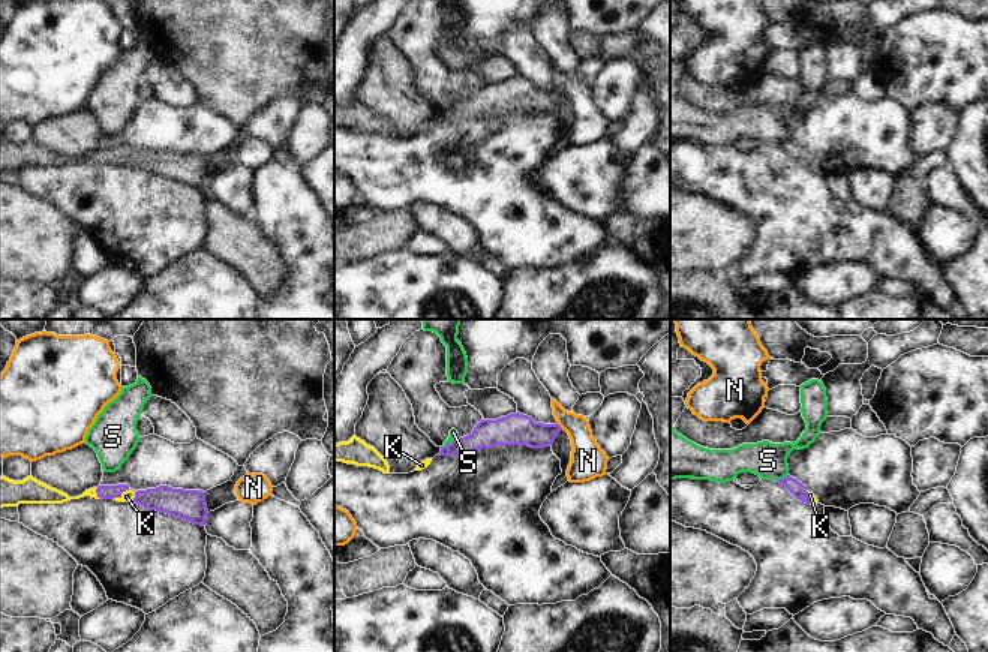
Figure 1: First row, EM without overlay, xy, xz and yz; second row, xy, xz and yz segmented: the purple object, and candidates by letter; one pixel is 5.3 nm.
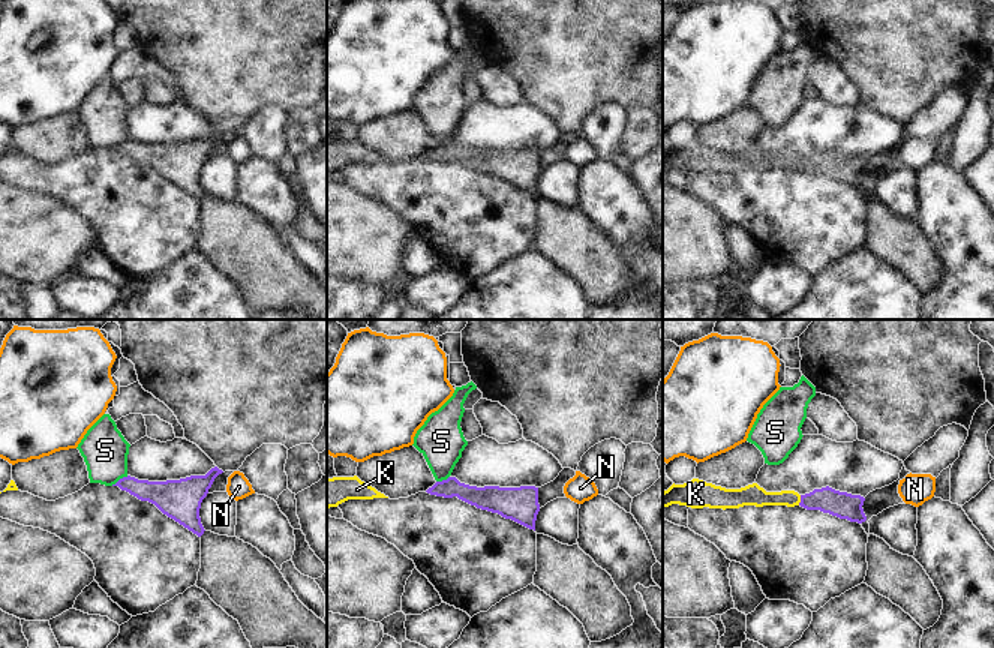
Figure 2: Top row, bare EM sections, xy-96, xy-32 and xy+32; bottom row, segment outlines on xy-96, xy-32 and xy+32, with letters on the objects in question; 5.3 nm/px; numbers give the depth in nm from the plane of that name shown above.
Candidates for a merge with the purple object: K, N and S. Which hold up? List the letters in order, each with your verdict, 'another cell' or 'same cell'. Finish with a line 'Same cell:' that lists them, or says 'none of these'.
K: same cell
N: another cell
S: another cell
Same cell: K

